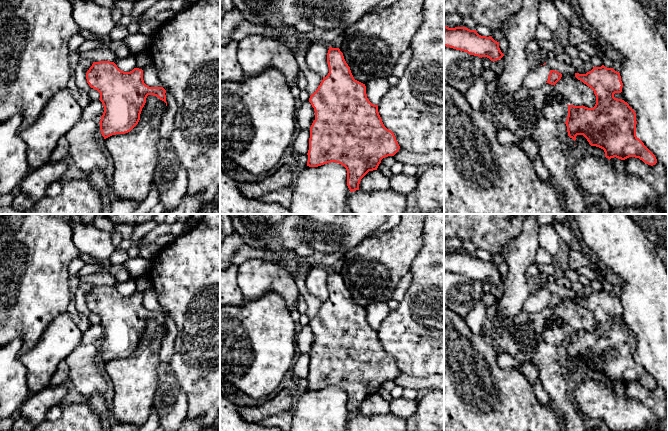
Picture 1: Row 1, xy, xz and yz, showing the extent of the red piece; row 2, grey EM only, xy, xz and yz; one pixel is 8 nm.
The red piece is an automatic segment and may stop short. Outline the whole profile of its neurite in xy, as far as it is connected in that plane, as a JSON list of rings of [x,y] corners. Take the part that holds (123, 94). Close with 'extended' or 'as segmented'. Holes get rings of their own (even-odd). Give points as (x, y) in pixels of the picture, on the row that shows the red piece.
[[[93,62],[86,73],[89,86],[100,93],[104,112],[100,130],[104,139],[130,132],[139,122],[148,95],[166,102],[163,87],[149,87],[144,83],[143,70],[121,71],[114,62]]]; as segmented

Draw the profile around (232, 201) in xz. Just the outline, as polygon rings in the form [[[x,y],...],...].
[[[220,169],[220,214],[290,214],[279,203],[245,197],[231,174]]]

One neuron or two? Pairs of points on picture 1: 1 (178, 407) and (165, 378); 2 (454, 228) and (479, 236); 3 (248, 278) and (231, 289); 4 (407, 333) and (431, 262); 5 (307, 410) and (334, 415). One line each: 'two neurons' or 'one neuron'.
1: one neuron
2: one neuron
3: two neurons
4: one neuron
5: one neuron

